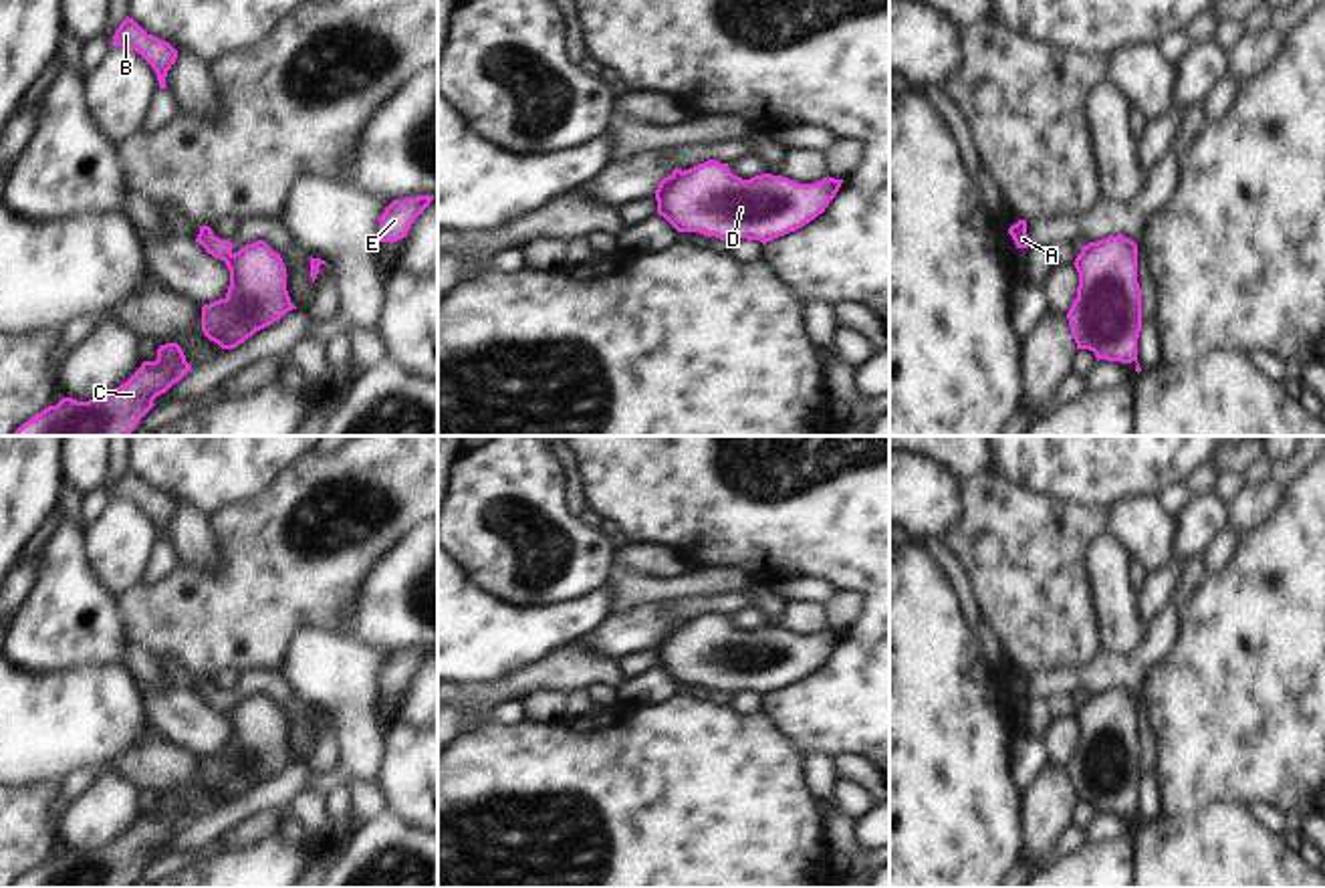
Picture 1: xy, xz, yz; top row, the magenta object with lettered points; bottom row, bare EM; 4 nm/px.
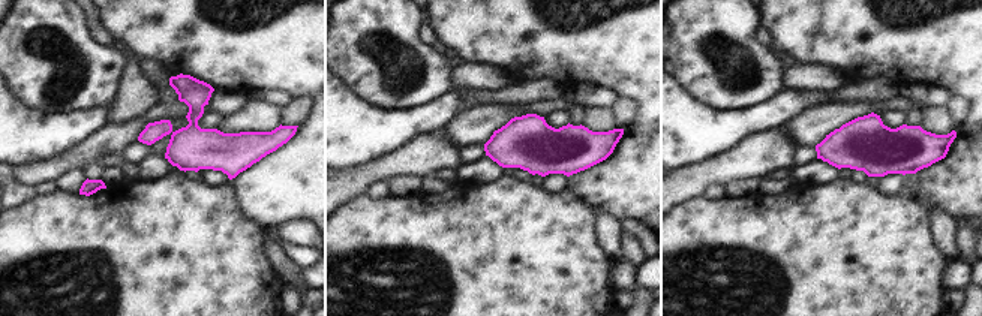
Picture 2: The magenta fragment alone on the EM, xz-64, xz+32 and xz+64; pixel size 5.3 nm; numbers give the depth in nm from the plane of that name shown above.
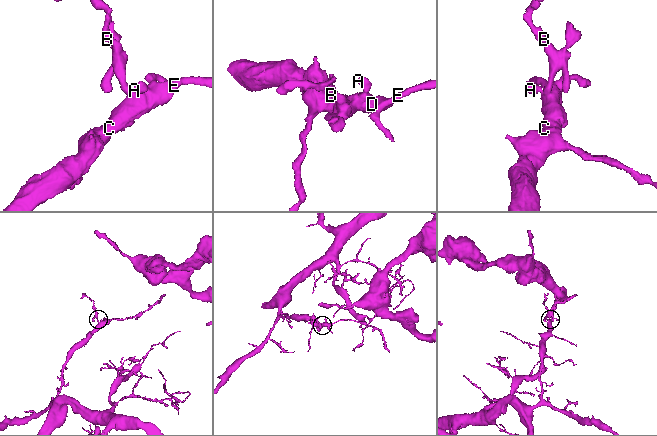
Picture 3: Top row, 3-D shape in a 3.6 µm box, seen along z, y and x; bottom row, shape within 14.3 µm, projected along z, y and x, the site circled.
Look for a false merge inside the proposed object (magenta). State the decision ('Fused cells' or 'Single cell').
Fused cells

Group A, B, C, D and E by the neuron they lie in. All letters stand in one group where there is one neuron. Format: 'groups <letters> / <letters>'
groups A C D E / B

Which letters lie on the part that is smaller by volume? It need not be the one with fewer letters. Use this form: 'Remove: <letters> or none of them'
Remove: B

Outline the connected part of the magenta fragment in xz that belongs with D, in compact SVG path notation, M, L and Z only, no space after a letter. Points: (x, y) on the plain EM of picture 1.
M708 612L684 622L655 652L657 666L678 684L766 696L823 666L841 636L829 628L815 636L772 626L742 632L728 616Z

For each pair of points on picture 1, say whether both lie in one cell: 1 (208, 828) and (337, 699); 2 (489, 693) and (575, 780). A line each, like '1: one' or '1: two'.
1: one
2: two

